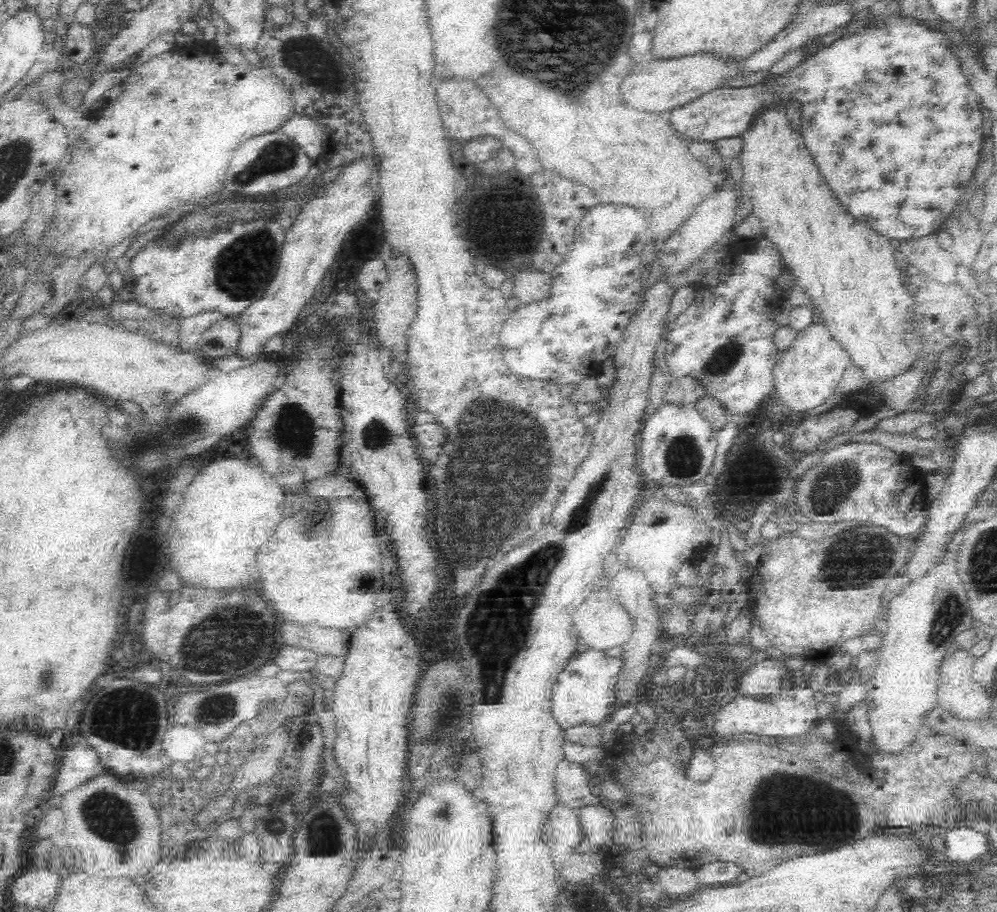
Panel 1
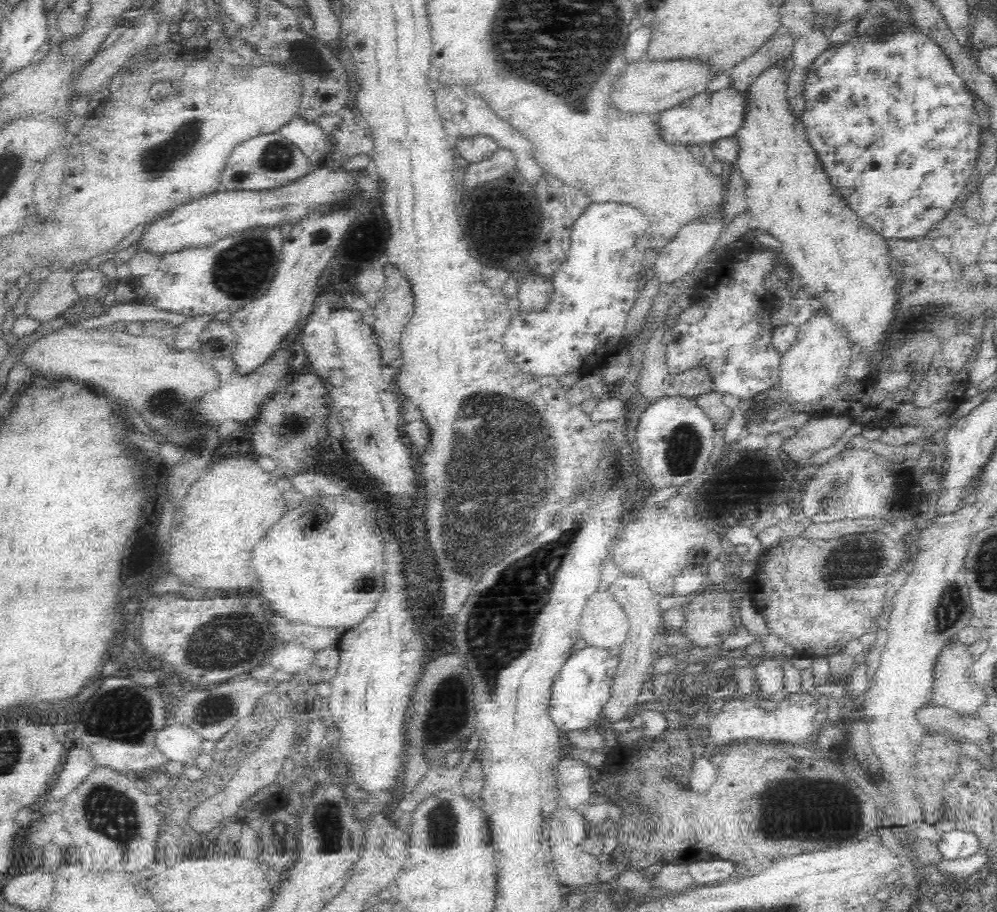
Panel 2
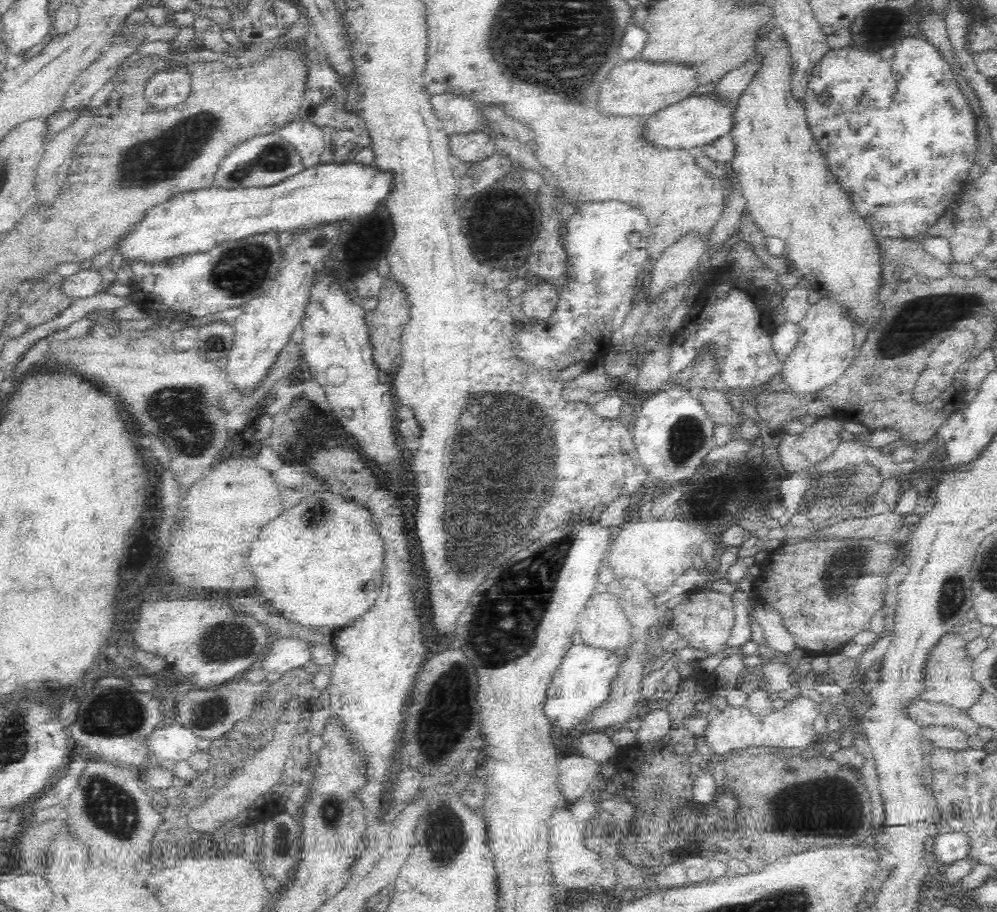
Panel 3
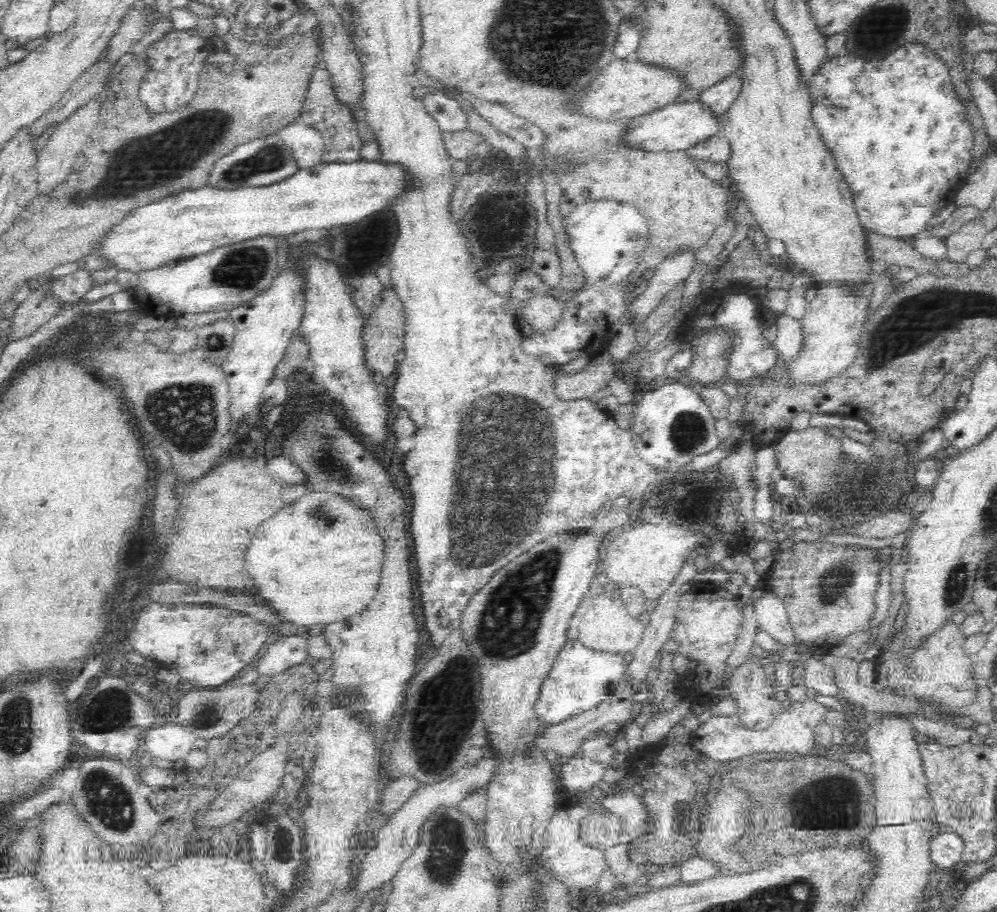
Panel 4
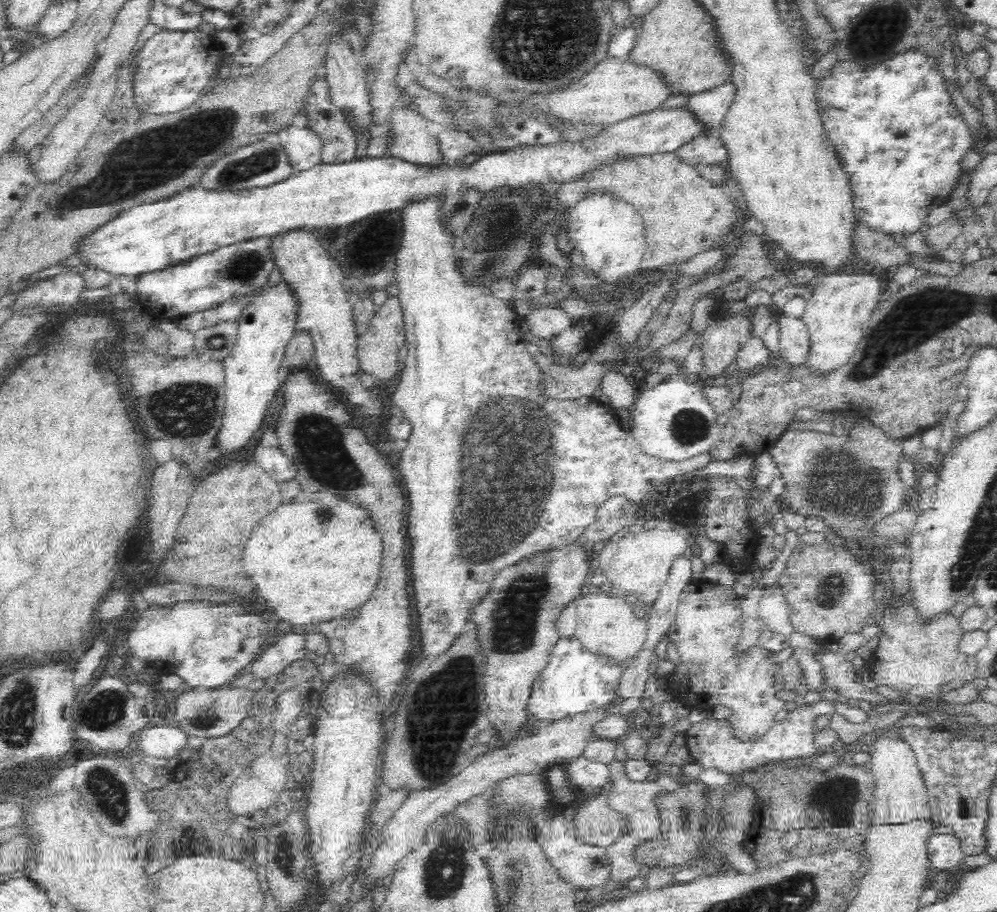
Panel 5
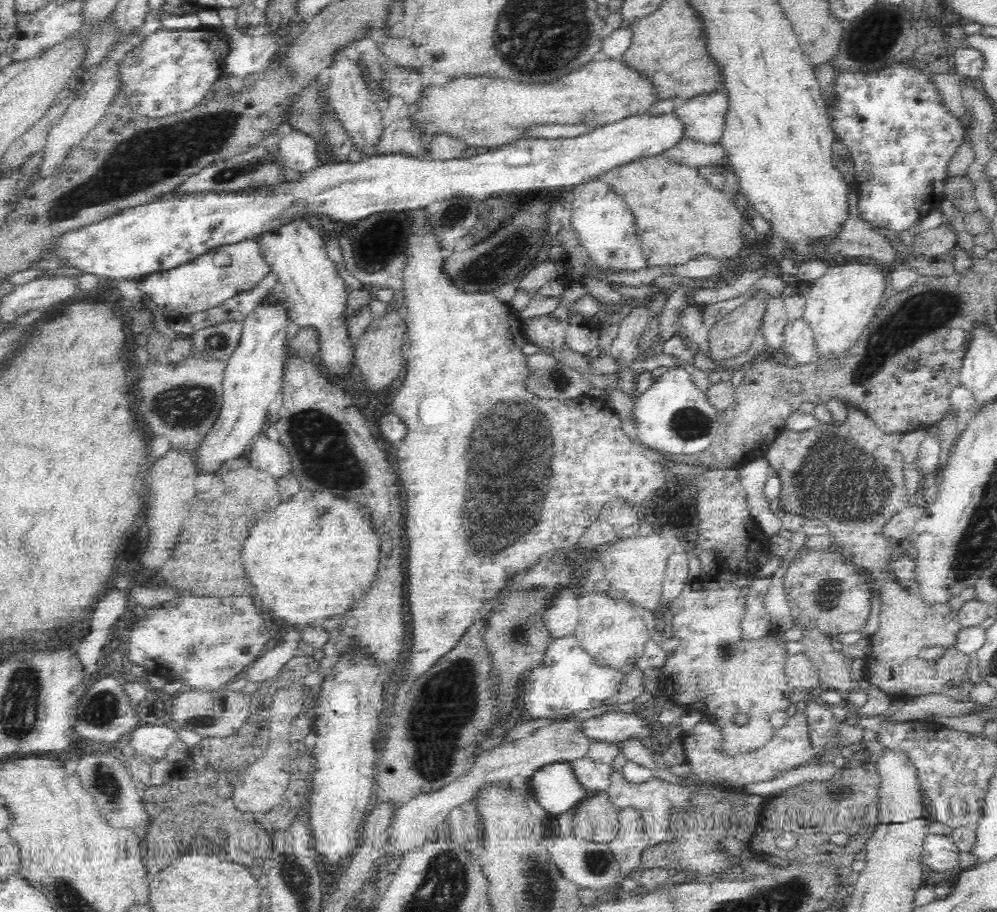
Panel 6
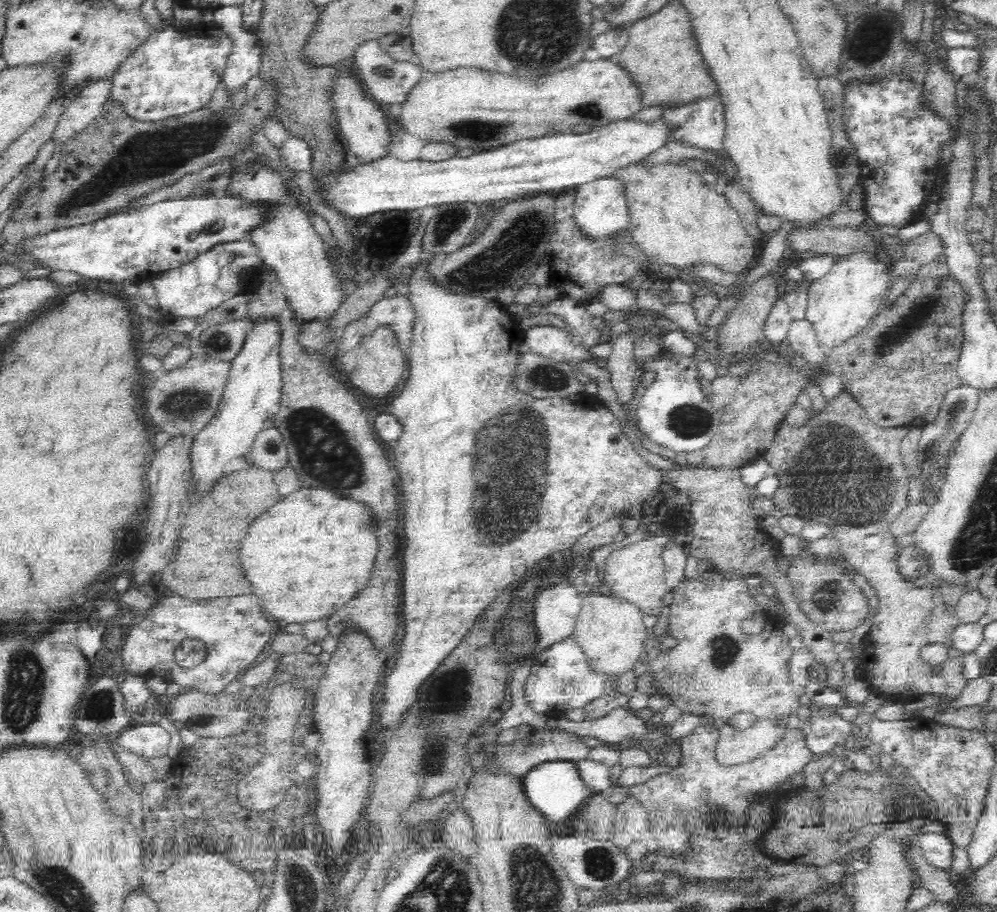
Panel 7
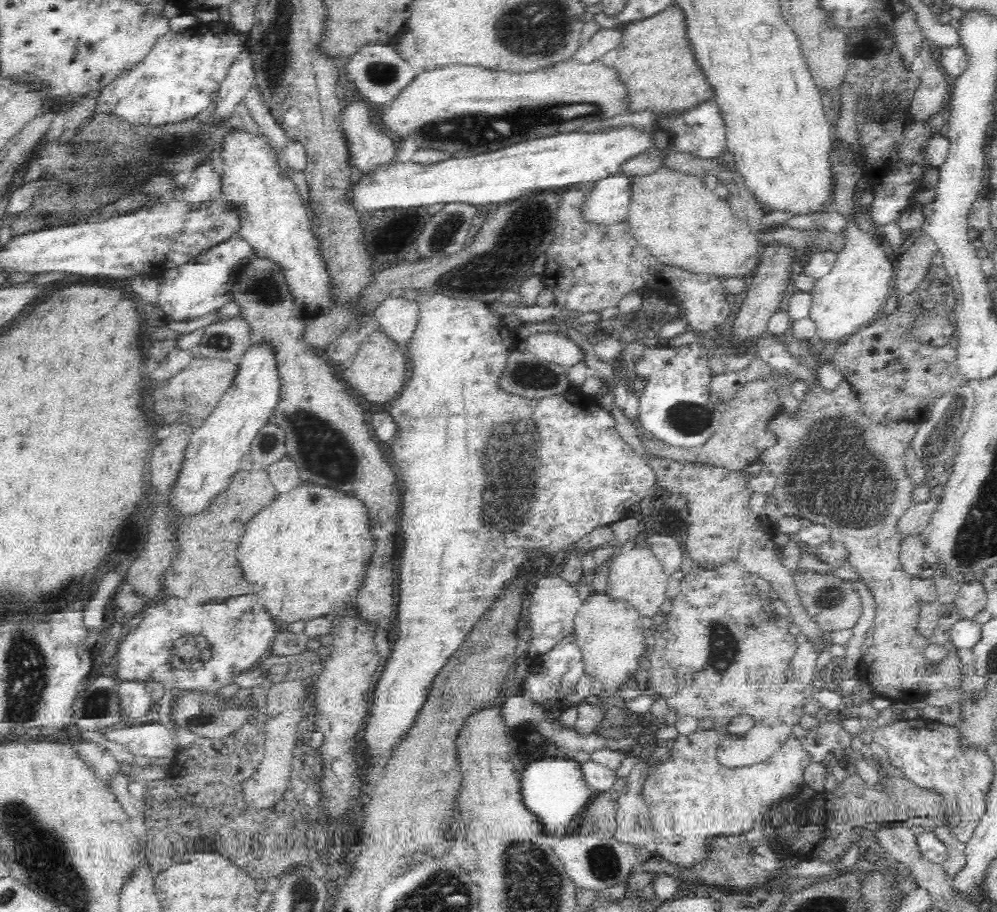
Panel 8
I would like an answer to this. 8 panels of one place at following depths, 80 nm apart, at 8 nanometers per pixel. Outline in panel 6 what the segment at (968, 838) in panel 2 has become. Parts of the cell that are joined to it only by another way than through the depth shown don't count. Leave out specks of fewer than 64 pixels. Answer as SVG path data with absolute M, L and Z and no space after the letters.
M928 834L922 852L924 862L936 872L946 872L958 866L960 849L951 835Z

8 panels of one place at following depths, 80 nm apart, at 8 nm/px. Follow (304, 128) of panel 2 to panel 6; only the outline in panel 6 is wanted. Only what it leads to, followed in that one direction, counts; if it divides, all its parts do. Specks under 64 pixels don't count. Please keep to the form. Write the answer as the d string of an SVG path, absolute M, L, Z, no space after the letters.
M285 129L279 140L279 150L286 168L296 174L324 164L318 157L316 139L302 130Z

